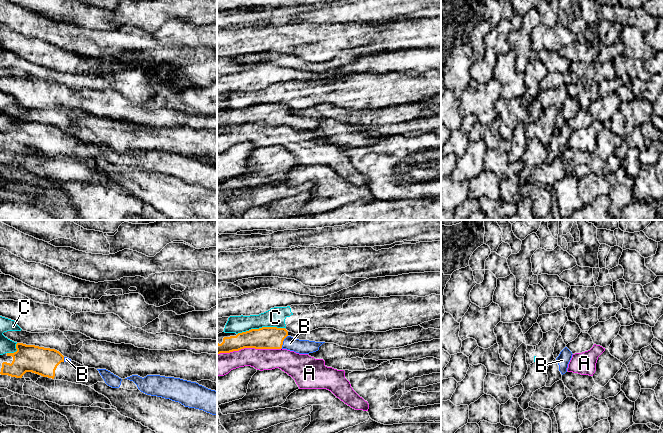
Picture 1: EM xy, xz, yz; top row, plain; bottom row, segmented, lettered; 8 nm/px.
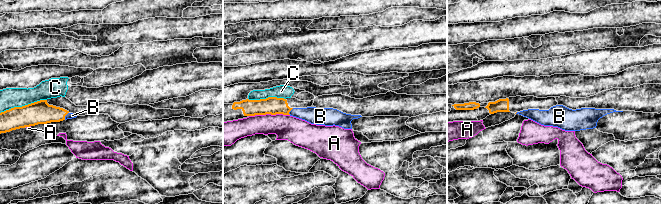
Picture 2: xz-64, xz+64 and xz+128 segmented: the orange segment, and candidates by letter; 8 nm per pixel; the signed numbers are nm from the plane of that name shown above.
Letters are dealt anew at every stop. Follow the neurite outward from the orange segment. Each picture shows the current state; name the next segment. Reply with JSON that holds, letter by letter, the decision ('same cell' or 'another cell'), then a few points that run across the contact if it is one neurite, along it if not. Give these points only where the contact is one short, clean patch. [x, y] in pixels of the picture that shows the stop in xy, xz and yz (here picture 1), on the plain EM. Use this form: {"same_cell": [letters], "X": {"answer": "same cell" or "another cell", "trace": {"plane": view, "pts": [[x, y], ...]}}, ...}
{"same_cell": ["B"], "A": {"answer": "another cell"}, "B": {"answer": "same cell", "trace": {"plane": "xz", "pts": [[266, 113], [283, 116], [290, 119]]}}, "C": {"answer": "another cell"}}

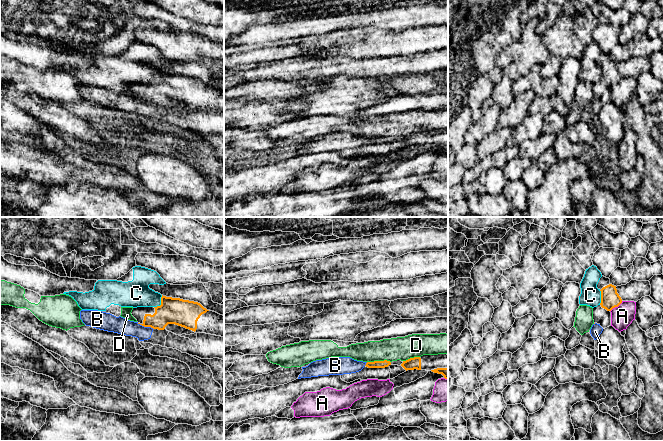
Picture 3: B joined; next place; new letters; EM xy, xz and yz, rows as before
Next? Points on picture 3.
{"same_cell": [], "A": {"answer": "another cell"}, "B": {"answer": "another cell", "trace": {"plane": "xy", "pts": [[137, 99], [143, 102], [150, 102], [153, 105]]}}, "C": {"answer": "another cell"}, "D": {"answer": "another cell", "trace": {"plane": "xz", "pts": [[390, 137], [374, 136], [367, 138]]}}}

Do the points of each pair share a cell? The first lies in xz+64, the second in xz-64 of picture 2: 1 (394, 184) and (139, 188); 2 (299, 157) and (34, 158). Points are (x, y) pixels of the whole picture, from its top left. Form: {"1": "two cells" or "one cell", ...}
{"1": "two cells", "2": "one cell"}

